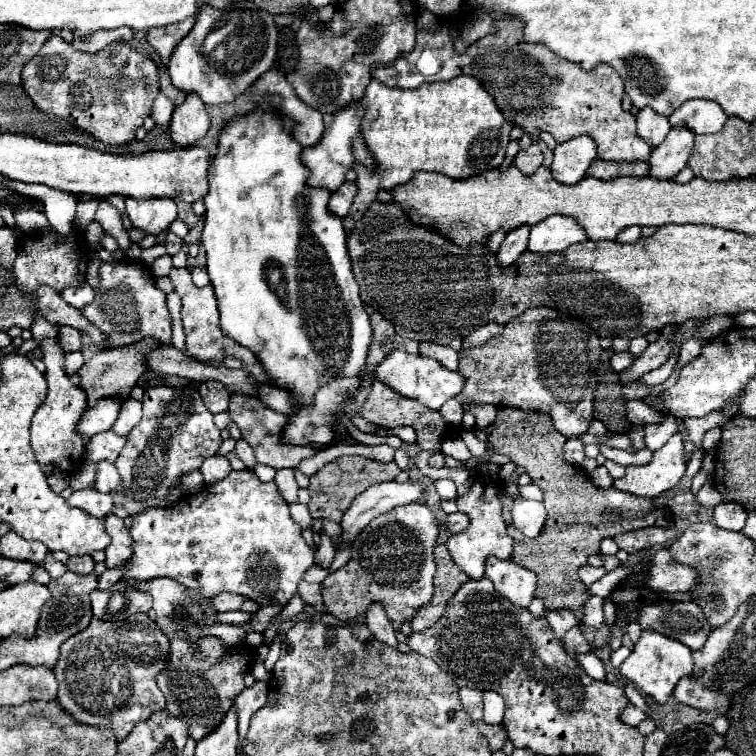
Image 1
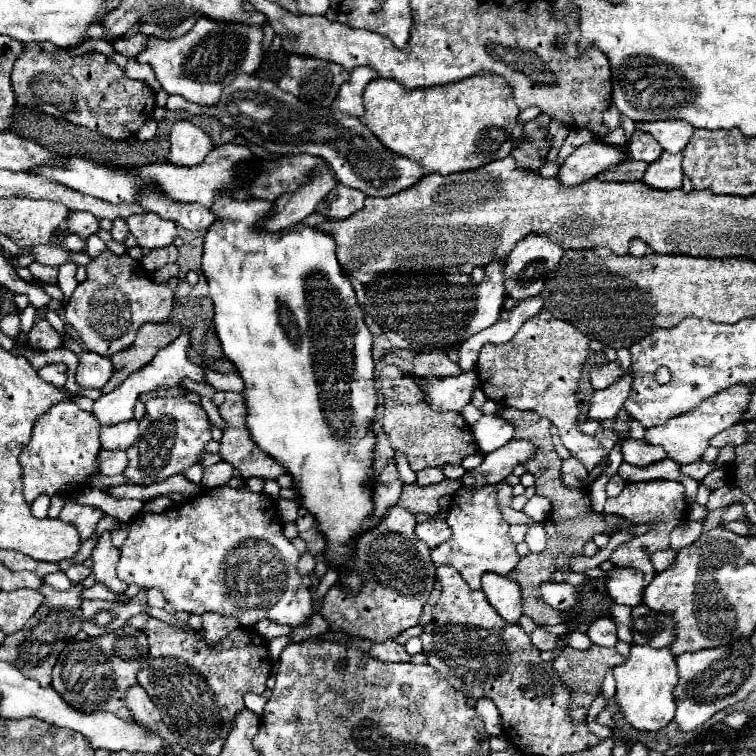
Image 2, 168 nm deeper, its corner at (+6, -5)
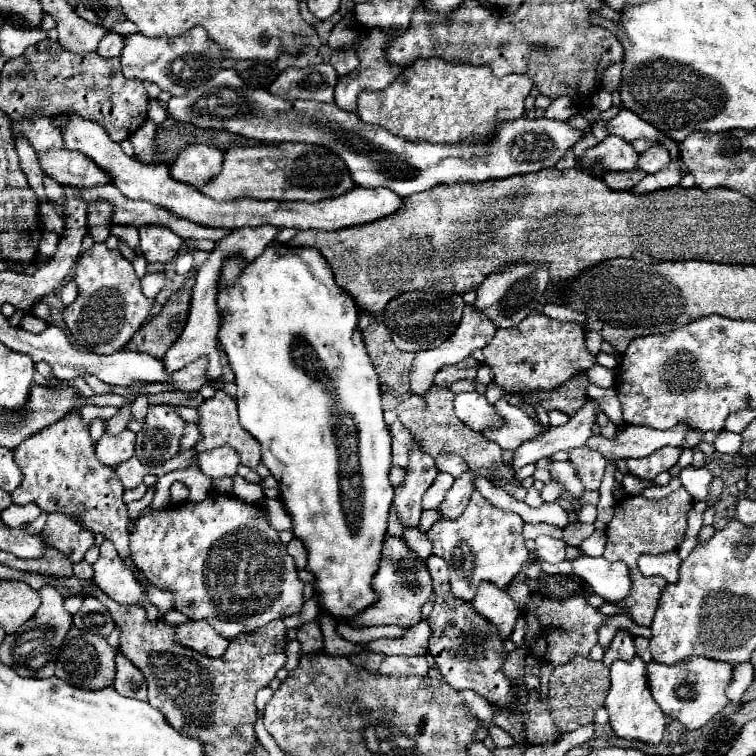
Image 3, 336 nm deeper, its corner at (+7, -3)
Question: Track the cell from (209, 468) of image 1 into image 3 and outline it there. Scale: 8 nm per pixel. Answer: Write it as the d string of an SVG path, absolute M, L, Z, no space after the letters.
M217 447L199 455L199 467L211 479L233 477L239 467L239 455L231 447Z

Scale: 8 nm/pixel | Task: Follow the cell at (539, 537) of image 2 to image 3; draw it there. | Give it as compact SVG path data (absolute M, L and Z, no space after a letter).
M537 537L535 539L535 545L537 545L537 553L543 561L547 563L561 563L565 561L565 541L563 539L553 539L553 537Z

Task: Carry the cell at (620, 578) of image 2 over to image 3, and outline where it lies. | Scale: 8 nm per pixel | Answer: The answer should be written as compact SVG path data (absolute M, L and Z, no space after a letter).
M581 553L571 561L571 573L581 577L605 601L621 601L631 589L627 565L611 563L605 557L589 557Z

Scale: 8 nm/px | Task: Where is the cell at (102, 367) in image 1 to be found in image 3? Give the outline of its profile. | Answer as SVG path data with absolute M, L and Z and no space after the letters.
M193 271L193 275L185 281L185 285L161 307L159 315L153 317L147 325L143 325L135 333L135 337L125 345L125 349L145 351L155 359L163 359L167 349L177 341L177 337L185 327L183 321L187 321L187 315L189 315L195 273L197 271Z

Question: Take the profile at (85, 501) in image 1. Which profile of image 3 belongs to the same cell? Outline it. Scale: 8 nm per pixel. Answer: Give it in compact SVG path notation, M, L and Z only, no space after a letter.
M53 513L47 517L47 523L41 531L41 539L47 545L59 549L71 563L83 561L85 551L93 545L93 533L87 533L71 521L71 517L63 517L63 513Z

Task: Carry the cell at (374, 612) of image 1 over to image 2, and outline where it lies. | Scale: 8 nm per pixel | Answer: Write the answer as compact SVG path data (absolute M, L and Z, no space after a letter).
M384 641L384 643L372 643L370 647L370 655L380 659L380 661L394 661L394 663L404 663L410 659L410 655L406 653L404 645L396 643L396 641Z

